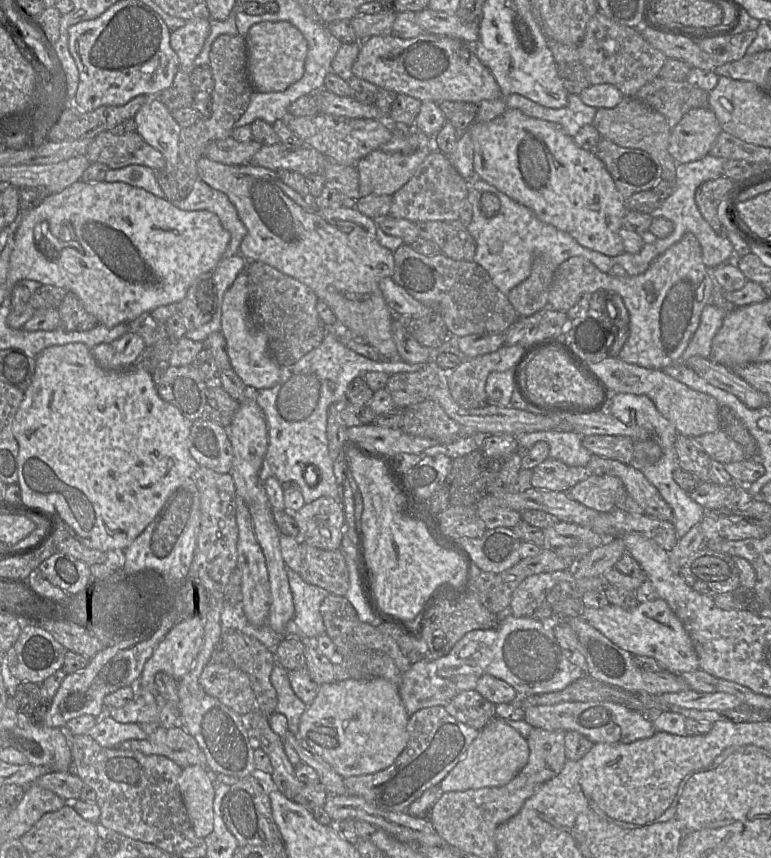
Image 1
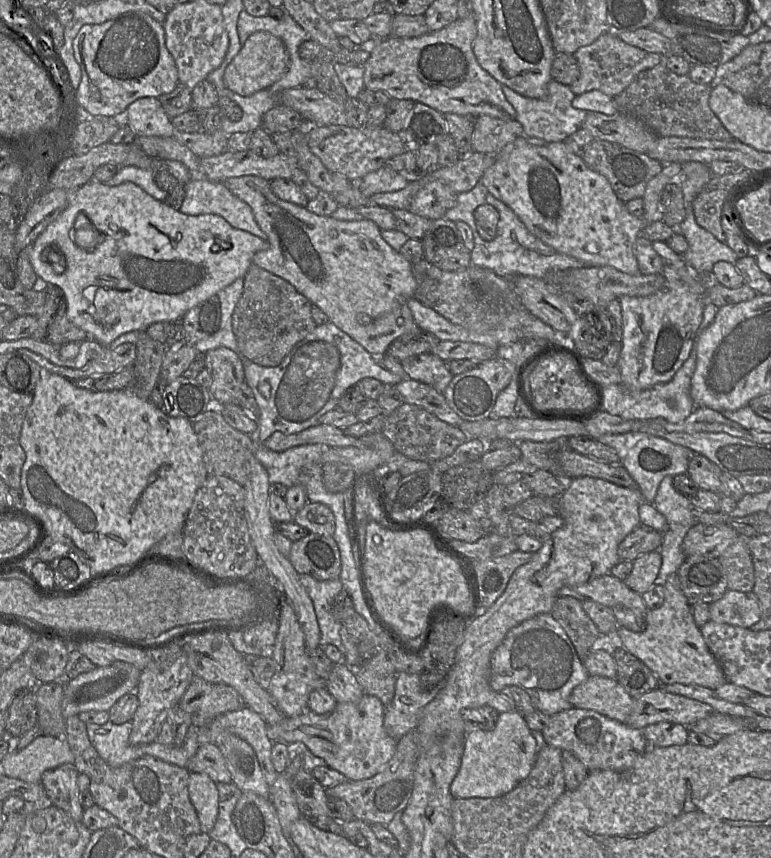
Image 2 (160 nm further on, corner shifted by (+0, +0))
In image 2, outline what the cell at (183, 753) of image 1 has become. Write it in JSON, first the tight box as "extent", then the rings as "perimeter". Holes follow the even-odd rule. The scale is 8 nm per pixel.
{"extent":[186,741,232,784],"perimeter":[[[202,741],[196,754],[189,760],[186,769],[190,772],[205,773],[216,784],[232,783],[231,773],[220,749],[209,741]]]}

